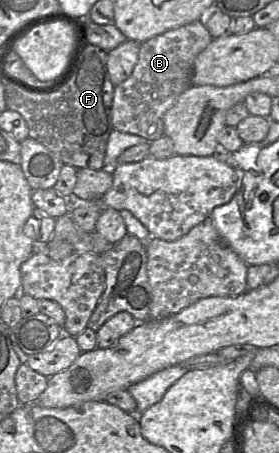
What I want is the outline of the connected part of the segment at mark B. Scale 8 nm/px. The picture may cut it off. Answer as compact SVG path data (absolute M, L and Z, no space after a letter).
M196 20L142 42L132 74L114 88L114 129L140 136L148 142L161 138L164 135L164 114L178 97L192 86L194 61L212 40L213 37L206 26Z

